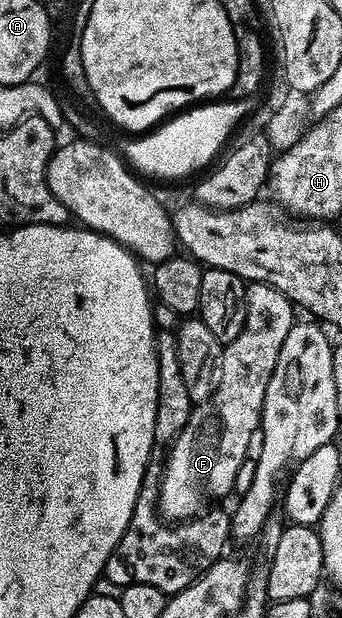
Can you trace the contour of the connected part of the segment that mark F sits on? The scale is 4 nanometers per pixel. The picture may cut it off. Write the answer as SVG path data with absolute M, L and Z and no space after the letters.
M265 282L248 283L245 303L247 316L243 332L239 332L235 340L224 343L212 396L194 405L183 432L179 432L167 451L157 492L157 504L166 519L195 518L206 509L208 498L232 495L235 472L247 461L245 453L249 445L252 442L254 445L267 380L271 380L271 372L275 372L279 348L283 348L283 340L287 340L287 332L293 327L295 307L283 292Z

